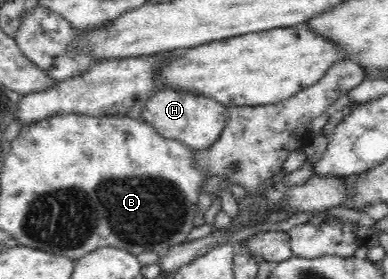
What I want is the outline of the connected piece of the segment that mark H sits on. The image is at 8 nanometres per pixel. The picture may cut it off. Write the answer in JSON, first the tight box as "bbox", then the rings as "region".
{"bbox":[141,87,229,149],"region":[[[171,87],[157,88],[144,103],[141,116],[146,124],[165,139],[180,141],[191,149],[213,146],[229,119],[228,107],[224,104],[202,94]]]}

